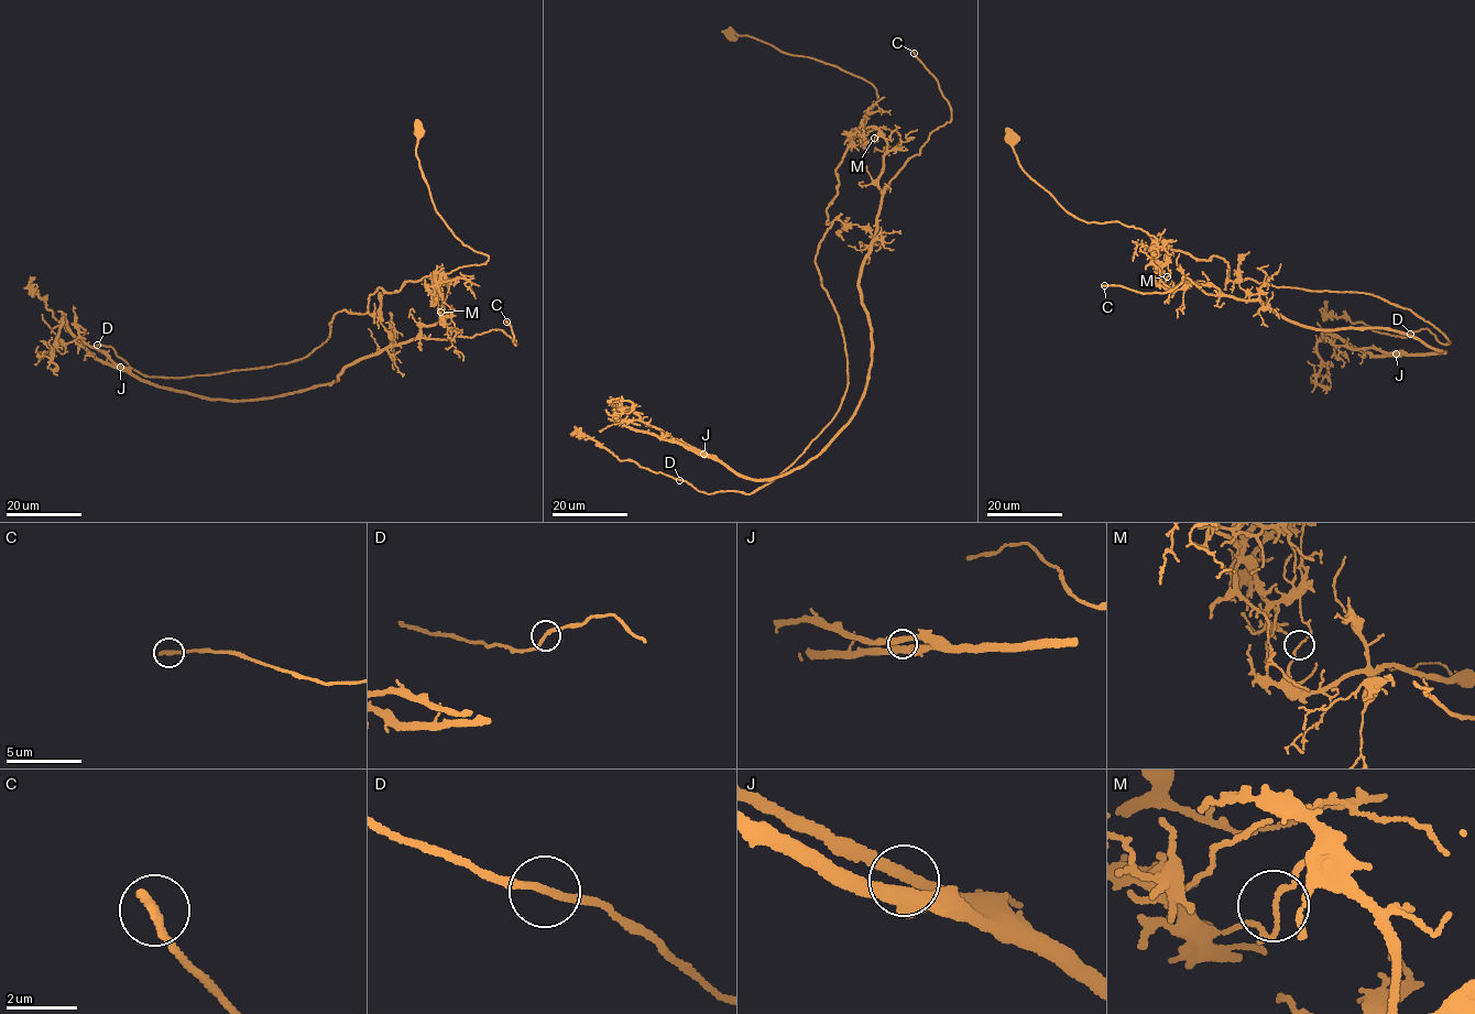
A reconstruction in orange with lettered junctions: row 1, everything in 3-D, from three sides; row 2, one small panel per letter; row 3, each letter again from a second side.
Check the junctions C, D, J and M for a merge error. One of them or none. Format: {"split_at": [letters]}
{"split_at": ["M"]}

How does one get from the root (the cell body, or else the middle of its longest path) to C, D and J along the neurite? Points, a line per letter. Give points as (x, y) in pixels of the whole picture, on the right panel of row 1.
C: (1011, 137), (1024, 172), (1067, 211), (1147, 231), (1166, 285), (1219, 292), (1183, 276), (1166, 292), (1104, 285)
D: (1011, 137), (1024, 172), (1079, 218), (1223, 258), (1235, 282), (1378, 296), (1450, 342), (1427, 328), (1410, 333)
J: (1011, 137), (1067, 211), (1155, 237), (1170, 287), (1445, 351), (1396, 353)

